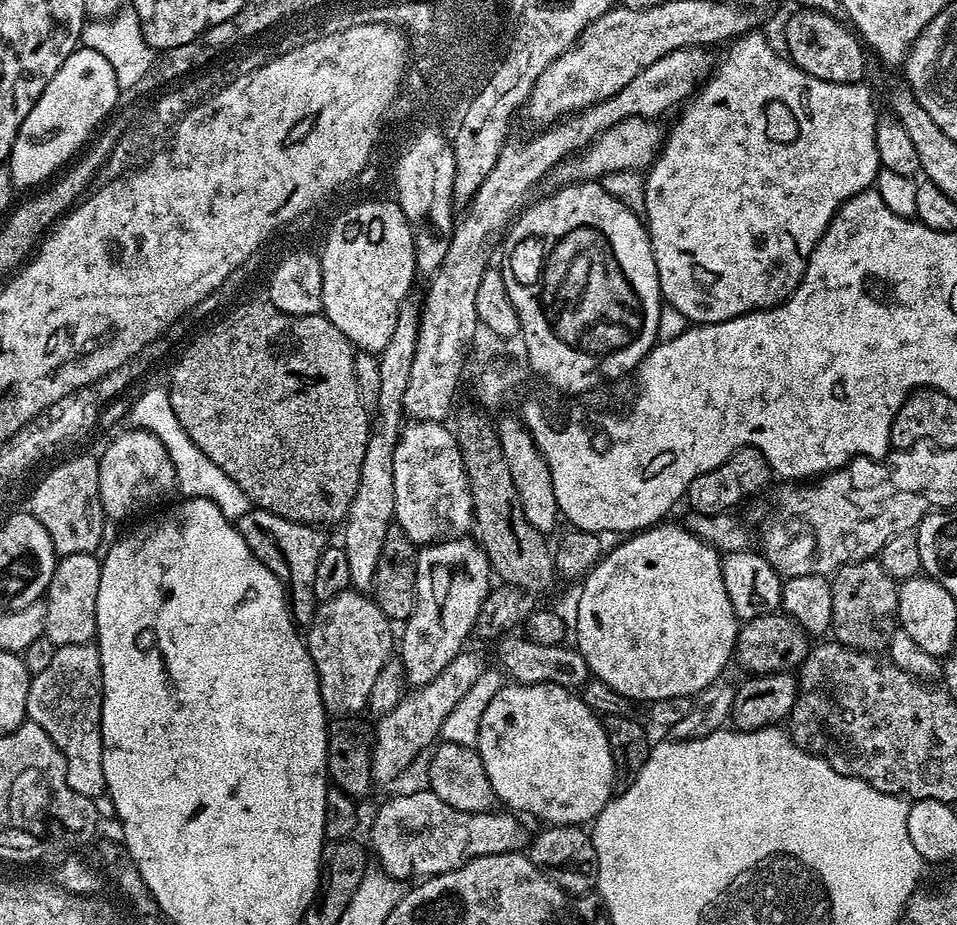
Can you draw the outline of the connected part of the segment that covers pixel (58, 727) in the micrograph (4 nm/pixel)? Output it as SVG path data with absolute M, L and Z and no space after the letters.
M95 643L62 646L57 648L50 666L46 666L46 670L42 670L42 674L32 676L28 682L27 719L42 726L42 730L46 730L46 734L50 734L54 746L58 746L58 750L64 755L64 761L68 767L66 782L70 782L70 786L74 790L78 790L78 794L93 798L103 797L106 792L102 774L102 734L100 733L100 711L104 697L103 669L102 652Z

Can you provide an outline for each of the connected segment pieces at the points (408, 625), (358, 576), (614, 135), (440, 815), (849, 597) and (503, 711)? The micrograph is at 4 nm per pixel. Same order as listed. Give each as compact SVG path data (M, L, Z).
M445 538L435 543L425 544L417 551L417 600L413 613L402 624L404 633L398 636L398 659L404 667L404 679L409 685L428 684L465 647L468 635L473 635L476 619L483 608L483 602L490 591L488 579L493 579L494 573L488 566L488 556L479 543L472 538Z
M409 298L398 310L398 322L390 342L378 354L381 385L379 387L378 409L371 421L366 458L362 458L362 474L358 478L358 490L354 502L343 521L344 541L342 547L346 554L346 563L350 566L350 585L355 591L367 593L375 582L375 571L378 570L379 555L382 554L386 534L396 519L394 494L394 450L399 442L402 421L405 415L403 391L410 377L410 368L414 361L415 343L418 342L421 305Z
M641 116L628 118L603 132L597 140L593 140L586 148L558 162L545 174L542 184L545 189L555 190L571 184L599 181L605 172L634 168L644 170L656 159L665 139L665 129L660 129L655 119L647 120Z
M430 790L423 791L404 792L386 801L372 820L370 852L375 863L380 863L379 871L386 875L401 882L407 881L407 876L427 878L454 870L474 858L527 849L530 832L524 829L525 821L519 815L508 810L454 810Z
M879 559L859 560L844 564L831 577L833 592L833 616L831 635L835 643L844 644L847 648L853 648L859 652L880 654L887 649L893 632L898 628L898 613L900 611L900 594L897 581L880 565Z
M505 683L504 687L498 690L498 694L494 694L494 698L490 698L490 706L486 706L486 711L482 713L482 726L478 726L478 738L474 747L482 758L482 766L490 778L490 786L494 786L497 801L501 805L523 814L525 817L537 816L538 819L544 820L540 822L547 822L549 825L579 824L584 826L595 821L596 815L608 805L608 801L614 795L612 784L616 778L616 768L612 761L612 750L608 741L608 734L604 729L601 717L589 709L586 702L575 691L557 684Z

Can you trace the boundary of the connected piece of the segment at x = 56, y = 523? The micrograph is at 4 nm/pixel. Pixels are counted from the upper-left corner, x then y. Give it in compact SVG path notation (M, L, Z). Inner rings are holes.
M96 456L91 460L75 459L75 464L69 462L69 466L48 477L44 486L30 495L36 499L36 510L31 515L44 527L46 534L50 534L57 557L95 553L104 540L106 517L98 490L99 469L100 461Z

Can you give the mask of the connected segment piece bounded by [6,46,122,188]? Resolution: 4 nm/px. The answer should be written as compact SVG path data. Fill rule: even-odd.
M77 47L76 51L70 54L70 58L66 58L62 66L58 66L58 74L54 74L54 78L46 82L46 90L42 90L38 102L34 102L30 114L26 114L26 122L18 126L12 152L6 161L13 185L20 187L21 184L22 187L28 188L31 184L43 185L47 176L55 177L89 143L88 135L101 127L99 124L111 114L119 96L122 96L122 90L118 86L118 78L114 78L114 69L110 67L110 62L106 62L106 58L98 54L98 50Z

